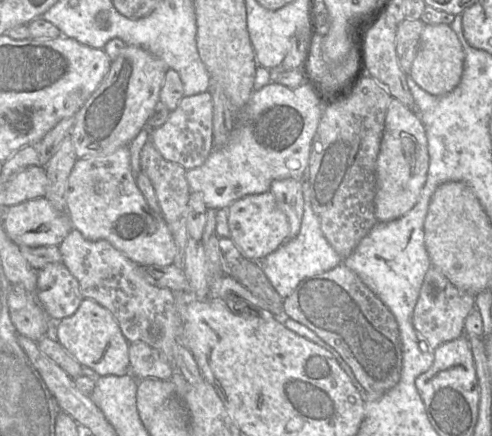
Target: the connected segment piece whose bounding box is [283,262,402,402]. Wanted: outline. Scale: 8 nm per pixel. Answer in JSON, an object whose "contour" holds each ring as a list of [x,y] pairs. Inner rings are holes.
{"contour":[[[342,262],[335,268],[304,279],[284,299],[283,311],[336,350],[361,385],[363,400],[374,401],[400,379],[402,350],[396,320],[382,301]]]}

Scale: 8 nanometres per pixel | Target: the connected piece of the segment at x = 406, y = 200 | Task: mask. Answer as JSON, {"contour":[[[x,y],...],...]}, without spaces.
{"contour":[[[391,98],[385,116],[380,150],[376,161],[375,217],[378,222],[398,219],[409,212],[419,200],[429,167],[427,137],[416,112]]]}

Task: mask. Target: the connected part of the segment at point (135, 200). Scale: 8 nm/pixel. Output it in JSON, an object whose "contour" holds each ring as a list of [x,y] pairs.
{"contour":[[[129,145],[111,154],[78,158],[69,175],[66,211],[74,229],[88,240],[106,240],[138,265],[173,263],[176,244],[160,213],[154,212],[131,171]]]}

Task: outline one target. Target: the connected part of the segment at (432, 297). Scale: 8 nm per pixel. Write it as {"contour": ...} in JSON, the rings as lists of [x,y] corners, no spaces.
{"contour":[[[434,266],[427,270],[412,317],[415,330],[427,343],[427,349],[434,351],[441,344],[465,334],[464,323],[475,307],[475,295],[460,290]]]}

